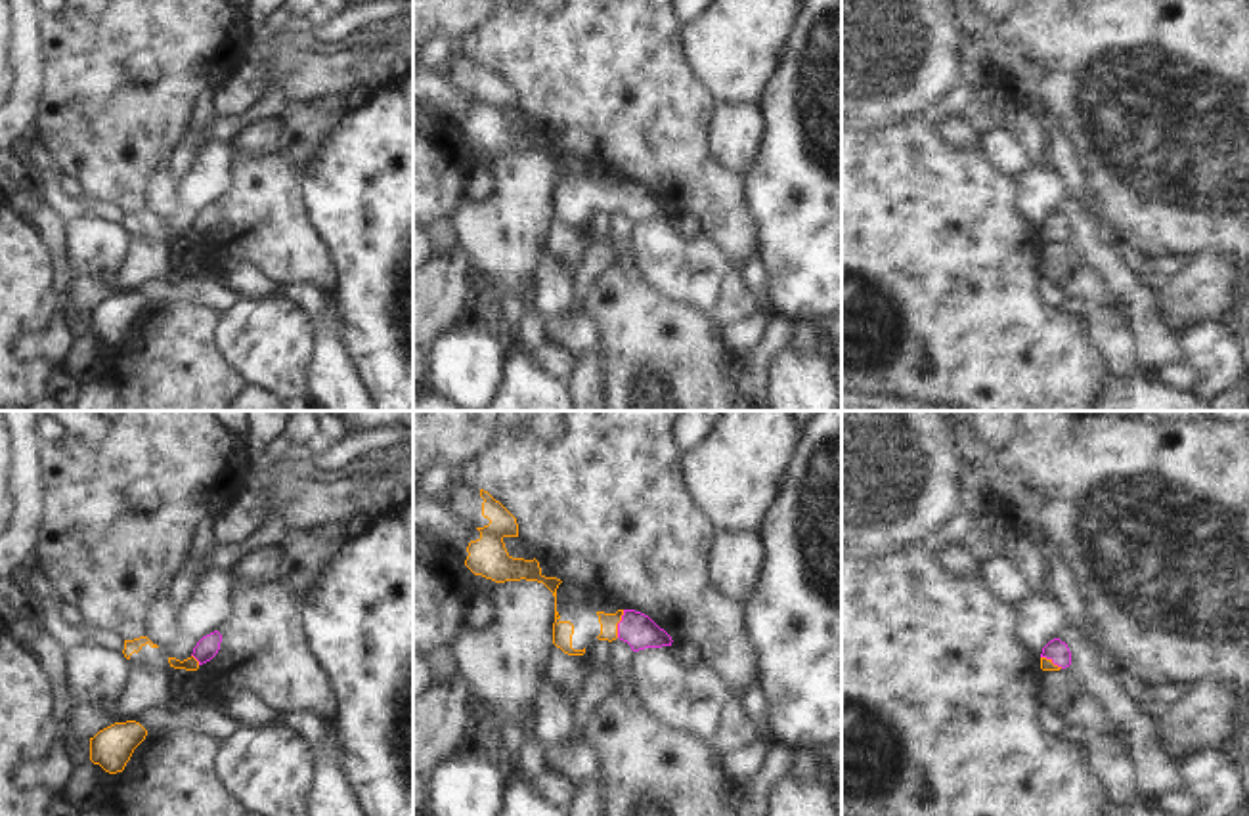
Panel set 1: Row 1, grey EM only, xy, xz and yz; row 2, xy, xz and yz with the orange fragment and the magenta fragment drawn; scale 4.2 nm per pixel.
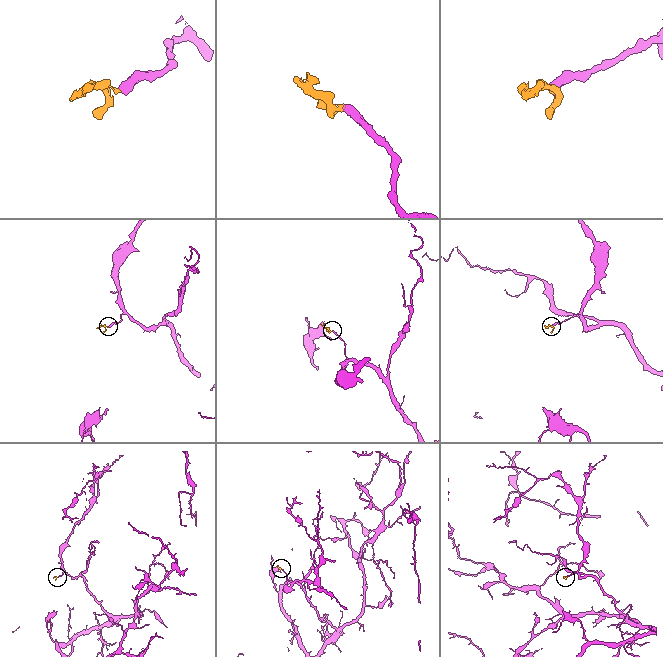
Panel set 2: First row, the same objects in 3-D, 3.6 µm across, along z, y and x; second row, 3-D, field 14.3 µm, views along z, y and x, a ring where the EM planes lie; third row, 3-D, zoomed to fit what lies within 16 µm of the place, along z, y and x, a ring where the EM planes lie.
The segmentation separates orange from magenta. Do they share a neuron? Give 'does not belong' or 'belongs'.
belongs

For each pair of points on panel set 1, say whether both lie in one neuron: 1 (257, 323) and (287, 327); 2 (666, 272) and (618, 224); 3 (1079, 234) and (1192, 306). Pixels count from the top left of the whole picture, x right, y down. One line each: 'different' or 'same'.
1: same
2: different
3: different

